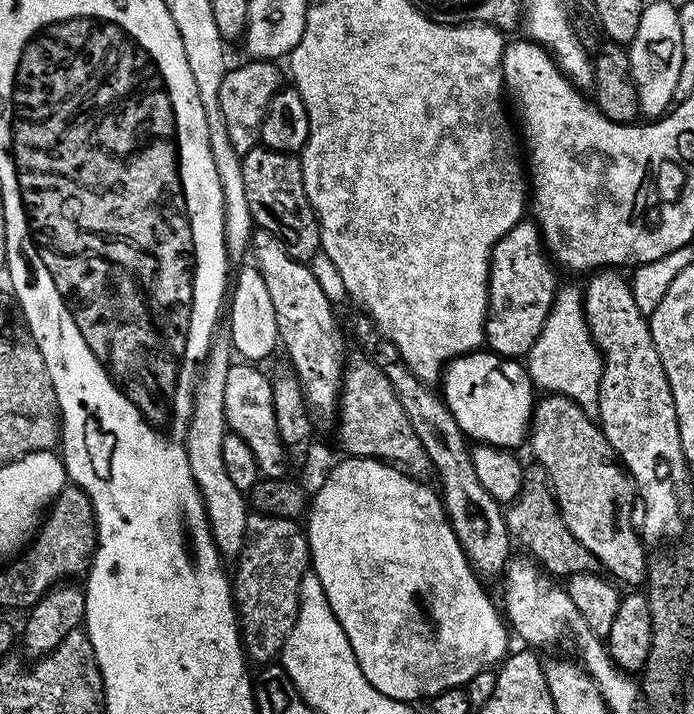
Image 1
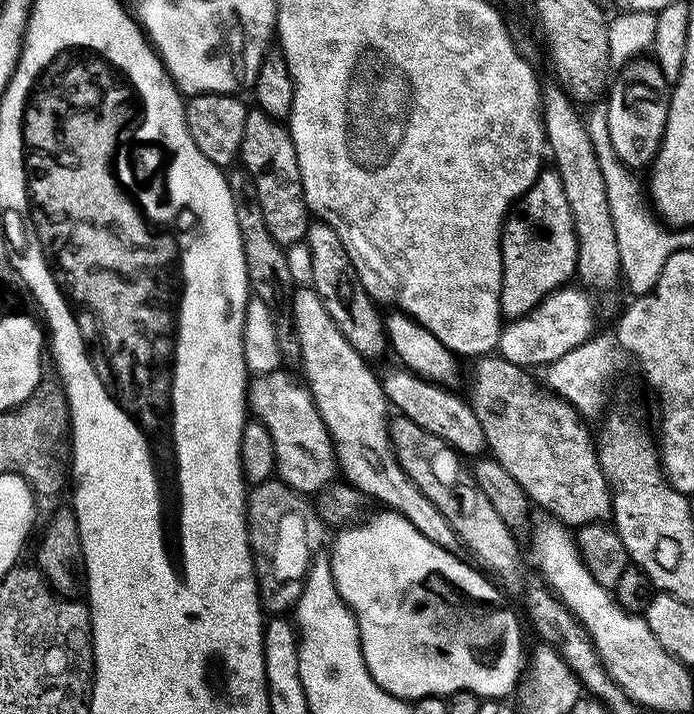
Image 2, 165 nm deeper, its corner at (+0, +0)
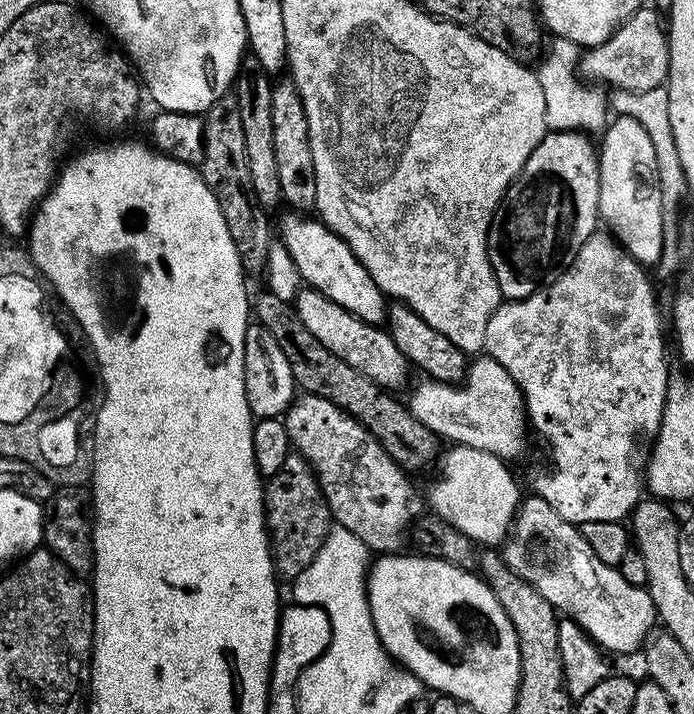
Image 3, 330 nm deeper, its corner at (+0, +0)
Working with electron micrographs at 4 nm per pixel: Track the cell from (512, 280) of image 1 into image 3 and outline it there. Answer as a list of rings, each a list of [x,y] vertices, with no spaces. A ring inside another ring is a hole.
[[[549,131],[542,138],[542,142],[538,142],[538,146],[534,146],[530,158],[526,158],[526,166],[522,166],[522,170],[516,175],[516,181],[509,186],[508,193],[497,206],[492,225],[488,231],[488,257],[490,258],[490,266],[494,270],[494,278],[498,282],[498,290],[505,301],[525,300],[545,282],[551,281],[553,277],[563,272],[575,260],[578,250],[582,250],[582,246],[597,231],[596,224],[598,225],[600,220],[600,173],[596,165],[598,152],[594,144],[588,140],[591,139],[587,135],[578,132]]]

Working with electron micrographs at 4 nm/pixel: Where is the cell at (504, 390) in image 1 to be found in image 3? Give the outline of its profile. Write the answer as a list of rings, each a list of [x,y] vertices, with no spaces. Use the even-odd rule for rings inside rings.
[[[288,214],[284,220],[282,243],[298,266],[301,281],[307,287],[314,288],[326,298],[338,302],[350,314],[362,318],[371,324],[383,325],[390,312],[390,304],[378,282],[370,278],[366,266],[346,246],[344,239],[329,230],[327,224],[319,219],[313,220],[304,214]]]

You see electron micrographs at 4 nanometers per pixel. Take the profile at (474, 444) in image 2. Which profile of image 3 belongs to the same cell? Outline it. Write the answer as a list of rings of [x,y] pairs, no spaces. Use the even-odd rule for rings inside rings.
[[[305,287],[297,294],[294,307],[294,315],[302,322],[302,326],[306,326],[306,330],[310,330],[310,334],[314,334],[314,338],[318,338],[322,346],[326,346],[326,350],[331,350],[338,354],[338,358],[350,362],[350,366],[354,366],[358,374],[366,374],[366,378],[387,390],[397,390],[407,382],[410,365],[402,350],[398,350],[391,331],[383,332],[385,329],[381,325],[371,324],[350,314],[350,310],[338,306],[338,302],[310,287]]]

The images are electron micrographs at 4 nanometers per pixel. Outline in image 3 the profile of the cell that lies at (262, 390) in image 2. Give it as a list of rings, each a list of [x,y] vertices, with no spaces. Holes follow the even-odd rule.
[[[311,394],[297,395],[288,405],[282,419],[295,455],[308,460],[307,467],[314,473],[319,495],[328,505],[333,521],[346,526],[346,530],[353,532],[373,553],[399,553],[403,549],[400,547],[404,544],[404,536],[406,540],[406,533],[417,515],[416,492],[408,481],[409,473],[392,459],[392,455],[352,415],[326,398]]]

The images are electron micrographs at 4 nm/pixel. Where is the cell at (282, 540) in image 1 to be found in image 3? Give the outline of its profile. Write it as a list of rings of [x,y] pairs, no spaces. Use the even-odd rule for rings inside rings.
[[[285,470],[264,484],[264,526],[268,529],[272,565],[276,567],[281,581],[296,581],[298,574],[314,562],[328,529],[334,523],[328,505],[318,495],[315,479],[307,471],[304,472]]]

